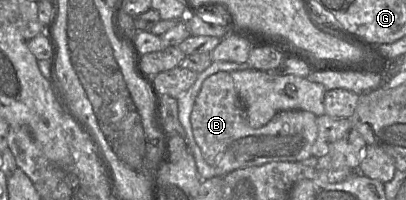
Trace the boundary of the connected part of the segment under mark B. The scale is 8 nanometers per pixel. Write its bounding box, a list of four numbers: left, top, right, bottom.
[190,71,318,177]

